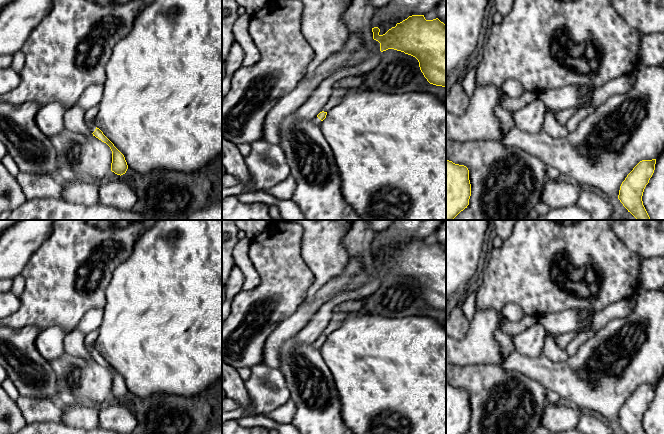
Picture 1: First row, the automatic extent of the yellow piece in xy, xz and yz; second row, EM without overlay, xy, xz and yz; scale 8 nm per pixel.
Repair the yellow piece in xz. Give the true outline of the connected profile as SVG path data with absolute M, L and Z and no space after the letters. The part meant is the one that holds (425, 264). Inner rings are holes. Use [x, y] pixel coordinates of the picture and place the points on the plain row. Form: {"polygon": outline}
{"polygon": "M412 239L395 251L389 253L385 258L380 259L378 251L372 252L373 263L380 267L380 275L394 273L404 276L405 278L415 281L419 286L419 291L424 301L430 308L442 310L446 312L446 249L438 242L433 244L426 244L424 239Z"}

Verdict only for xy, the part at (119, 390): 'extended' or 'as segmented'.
extended

